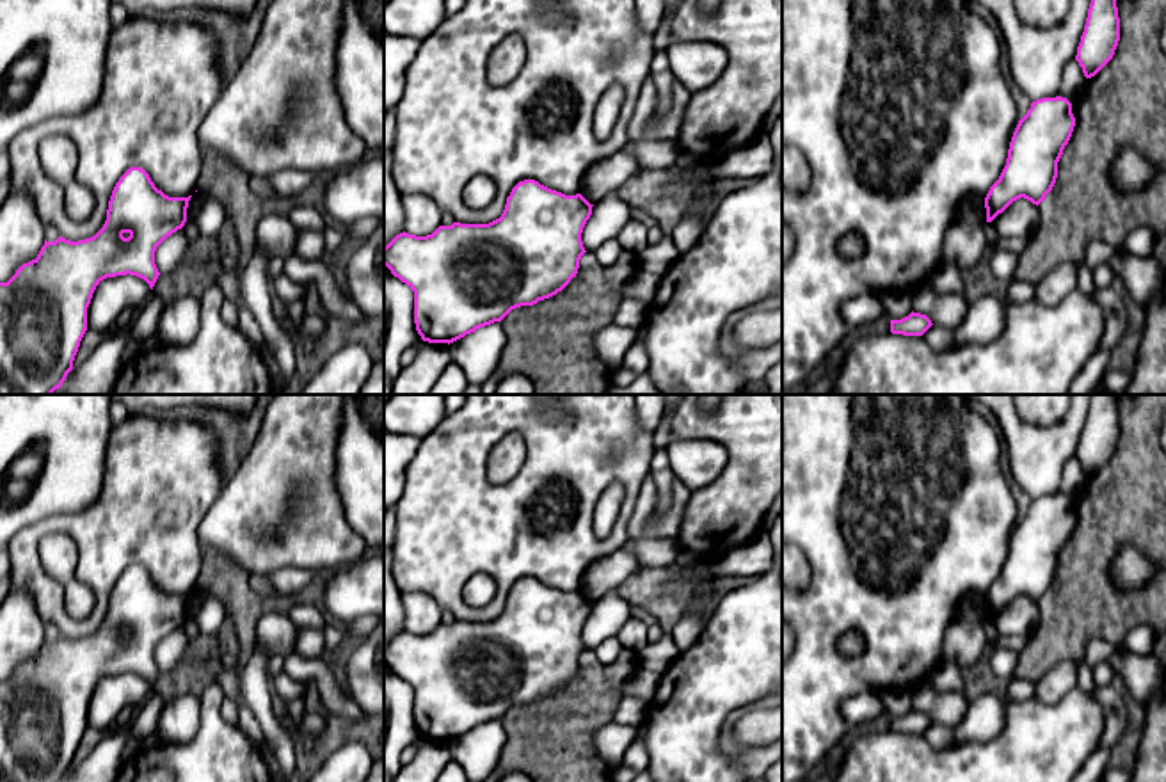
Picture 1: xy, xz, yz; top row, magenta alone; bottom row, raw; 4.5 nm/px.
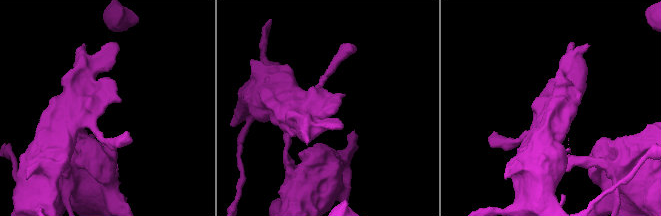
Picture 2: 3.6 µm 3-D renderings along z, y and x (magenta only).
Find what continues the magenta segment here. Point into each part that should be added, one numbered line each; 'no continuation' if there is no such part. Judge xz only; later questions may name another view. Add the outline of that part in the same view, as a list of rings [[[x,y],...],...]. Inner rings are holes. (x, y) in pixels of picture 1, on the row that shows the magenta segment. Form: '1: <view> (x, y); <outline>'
no continuation

